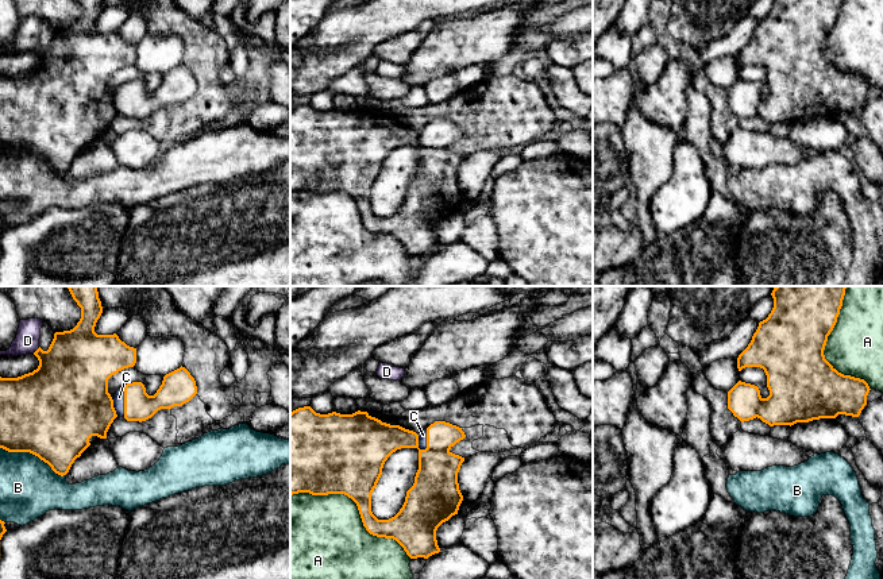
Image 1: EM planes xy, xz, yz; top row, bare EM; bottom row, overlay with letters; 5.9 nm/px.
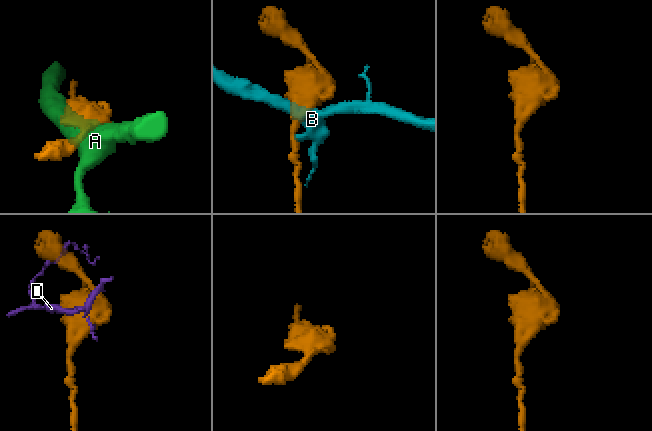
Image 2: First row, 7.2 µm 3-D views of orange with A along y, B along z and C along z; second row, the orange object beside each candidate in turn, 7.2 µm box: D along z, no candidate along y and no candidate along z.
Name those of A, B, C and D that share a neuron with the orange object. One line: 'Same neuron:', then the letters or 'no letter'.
Same neuron: C

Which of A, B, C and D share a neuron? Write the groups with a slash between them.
A / B / C / D

